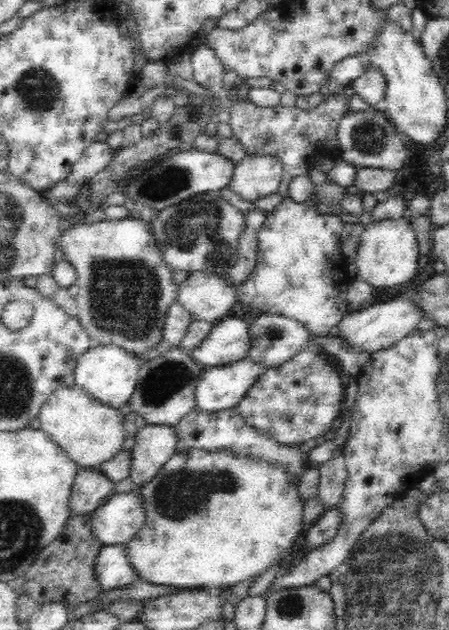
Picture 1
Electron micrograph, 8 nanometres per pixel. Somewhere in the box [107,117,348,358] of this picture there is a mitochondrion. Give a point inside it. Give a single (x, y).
(197, 225)

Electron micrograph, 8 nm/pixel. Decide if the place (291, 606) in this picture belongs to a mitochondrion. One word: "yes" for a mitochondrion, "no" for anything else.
yes

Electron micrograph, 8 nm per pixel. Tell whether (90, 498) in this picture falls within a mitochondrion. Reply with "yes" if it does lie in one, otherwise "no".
no

